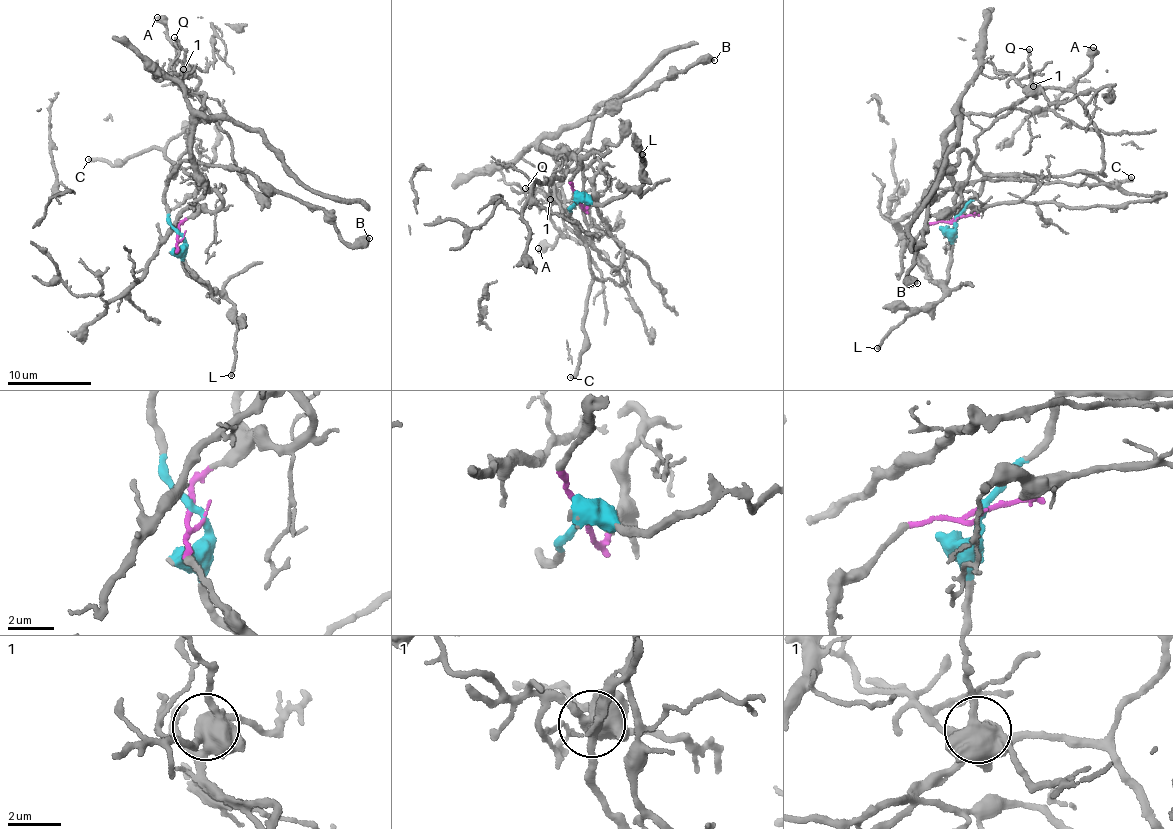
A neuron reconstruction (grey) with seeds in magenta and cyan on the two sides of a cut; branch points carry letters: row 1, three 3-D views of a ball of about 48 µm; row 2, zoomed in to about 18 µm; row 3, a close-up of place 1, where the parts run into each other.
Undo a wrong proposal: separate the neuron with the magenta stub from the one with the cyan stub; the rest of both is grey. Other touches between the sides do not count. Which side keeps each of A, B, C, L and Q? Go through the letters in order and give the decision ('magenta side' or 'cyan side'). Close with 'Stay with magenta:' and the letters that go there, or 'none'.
A: cyan side
B: cyan side
C: cyan side
L: cyan side
Q: cyan side
Stay with magenta: none

